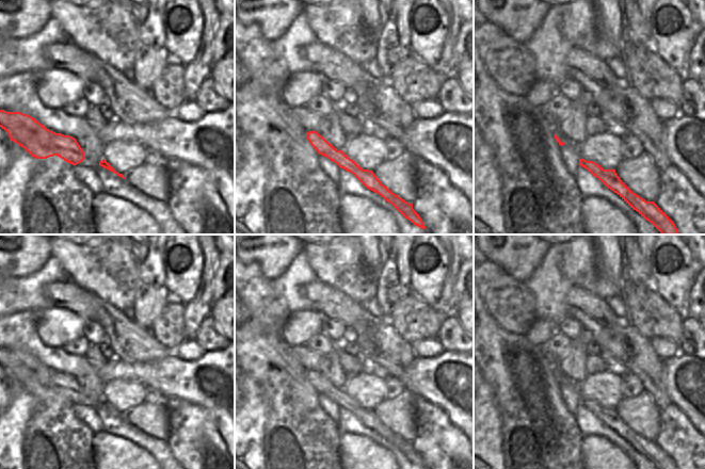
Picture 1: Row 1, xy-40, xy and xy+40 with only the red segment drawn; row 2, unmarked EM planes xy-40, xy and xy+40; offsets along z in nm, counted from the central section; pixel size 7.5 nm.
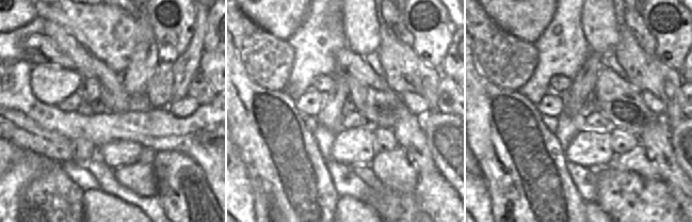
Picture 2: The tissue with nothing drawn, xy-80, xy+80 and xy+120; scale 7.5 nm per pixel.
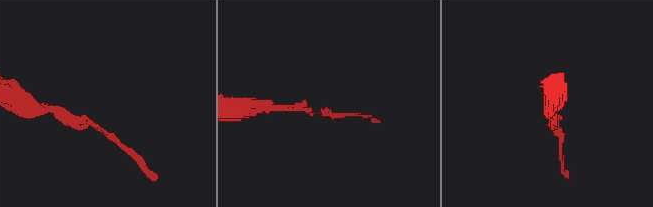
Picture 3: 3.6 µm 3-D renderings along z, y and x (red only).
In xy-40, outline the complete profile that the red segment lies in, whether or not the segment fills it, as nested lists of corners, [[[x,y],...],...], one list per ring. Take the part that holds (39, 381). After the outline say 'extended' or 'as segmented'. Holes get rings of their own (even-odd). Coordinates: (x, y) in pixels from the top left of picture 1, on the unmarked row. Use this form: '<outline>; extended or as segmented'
[[[0,349],[0,366],[37,399],[58,394],[74,405],[84,399],[84,390],[75,376],[55,372],[28,353]]]; as segmented

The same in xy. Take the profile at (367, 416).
[[[317,370],[307,371],[306,377],[319,393],[326,395],[340,407],[350,410],[364,425],[378,432],[388,440],[402,455],[414,464],[426,468],[421,456],[413,448],[413,442],[405,440],[382,423],[372,409],[363,408],[355,400],[350,398],[342,389],[337,389]]]; as segmented

